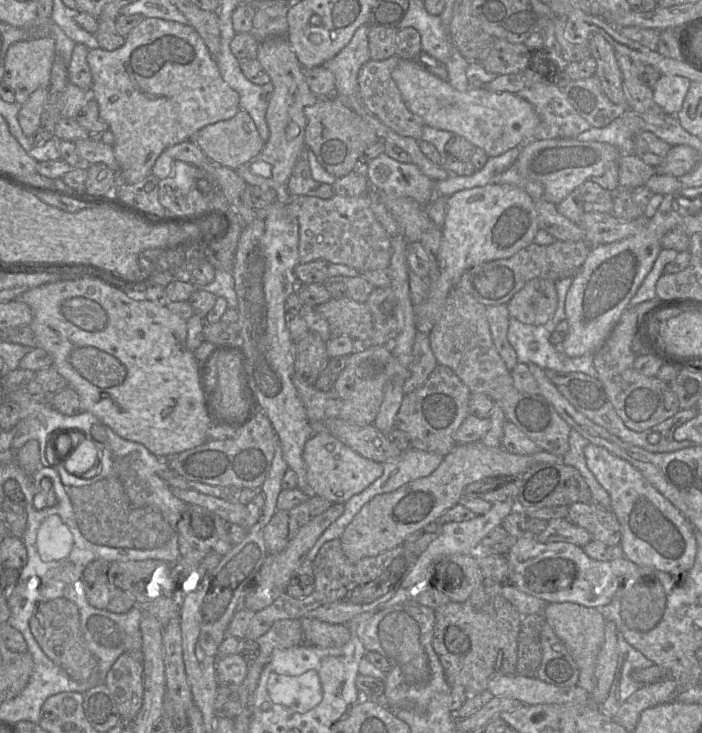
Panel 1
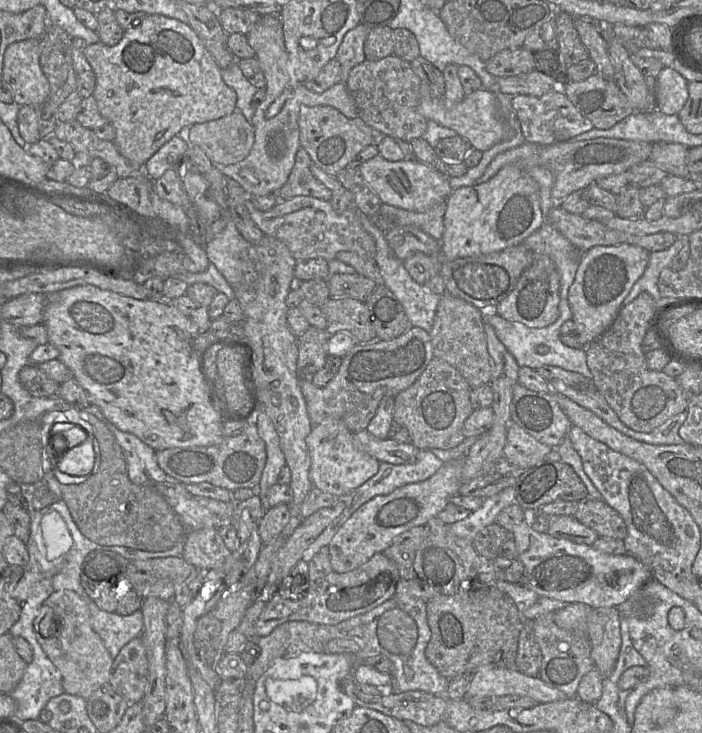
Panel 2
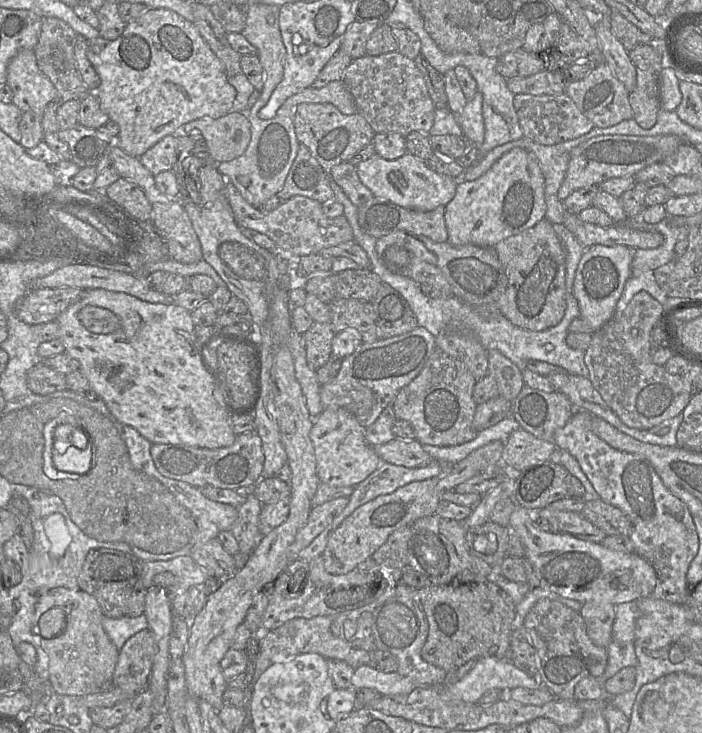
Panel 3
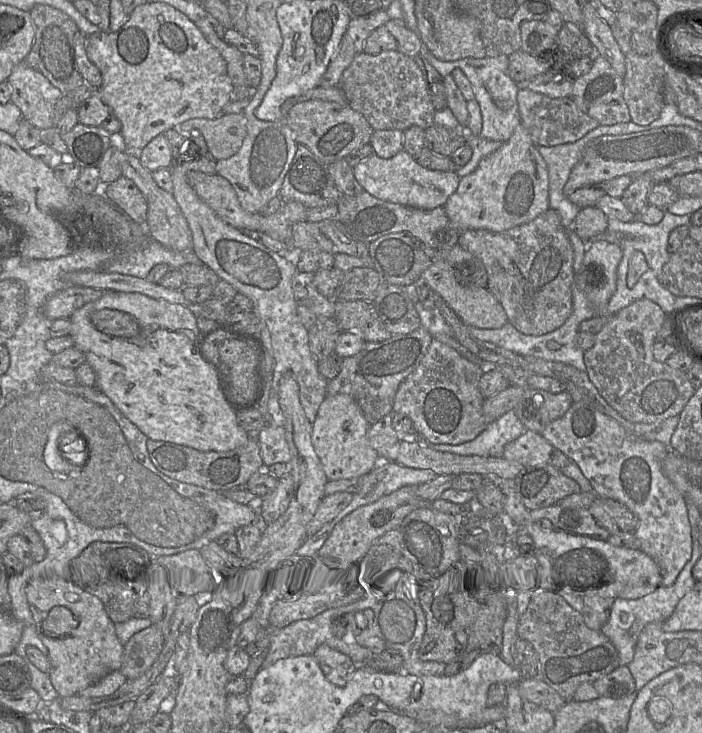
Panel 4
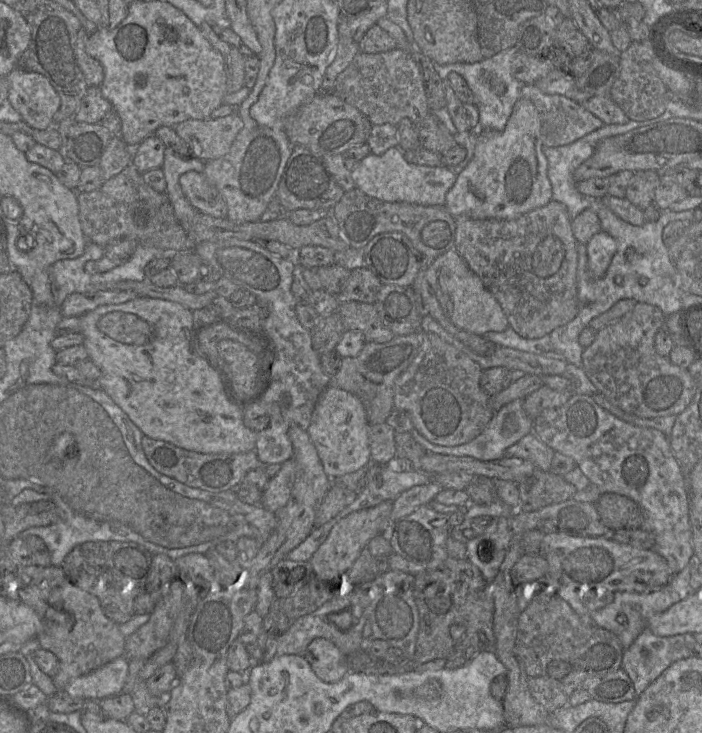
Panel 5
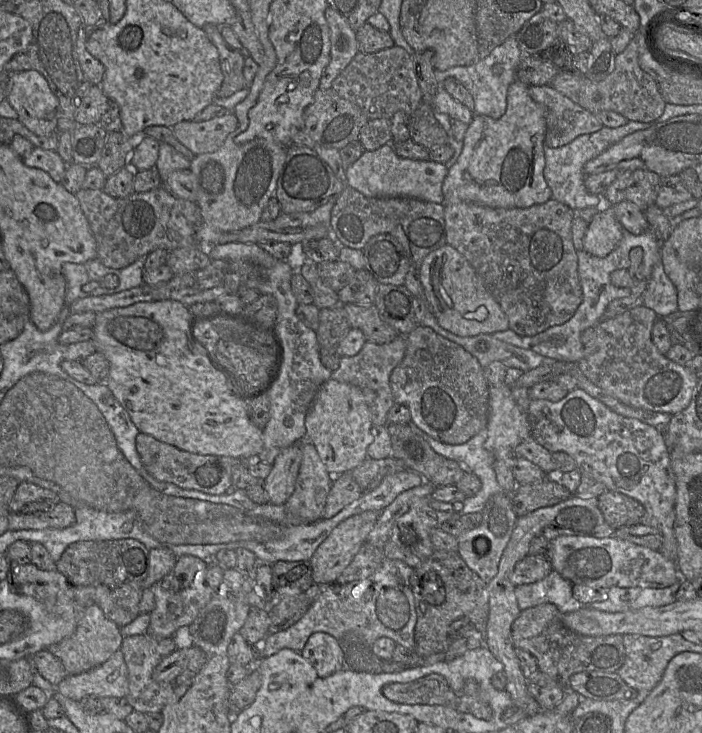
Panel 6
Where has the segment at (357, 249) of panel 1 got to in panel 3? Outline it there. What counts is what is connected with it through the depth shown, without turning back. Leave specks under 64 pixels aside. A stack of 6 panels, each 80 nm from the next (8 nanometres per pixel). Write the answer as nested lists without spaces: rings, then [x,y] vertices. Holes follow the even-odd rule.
[[[229,183],[226,186],[226,197],[238,226],[267,235],[275,242],[278,251],[288,257],[288,260],[318,254],[324,248],[354,240],[352,228],[344,215],[328,218],[322,211],[321,203],[305,196],[294,196],[282,201],[270,212],[260,212]]]

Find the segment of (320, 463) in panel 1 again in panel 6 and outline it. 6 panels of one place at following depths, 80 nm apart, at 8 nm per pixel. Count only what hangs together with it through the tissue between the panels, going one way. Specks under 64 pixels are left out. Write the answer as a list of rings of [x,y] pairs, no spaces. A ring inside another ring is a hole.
[[[332,378],[320,386],[305,417],[306,440],[314,445],[329,474],[351,472],[367,459],[371,428],[370,411],[362,391]]]

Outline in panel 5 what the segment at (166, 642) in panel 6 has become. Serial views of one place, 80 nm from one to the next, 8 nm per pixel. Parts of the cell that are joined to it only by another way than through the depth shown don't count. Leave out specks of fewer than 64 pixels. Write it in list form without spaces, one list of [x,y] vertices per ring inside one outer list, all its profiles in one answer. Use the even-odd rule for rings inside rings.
[[[132,659],[128,661],[129,672],[121,693],[130,693],[135,704],[136,711],[145,713],[156,706],[162,706],[165,697],[156,697],[150,694],[146,681],[138,678],[138,672],[144,666],[145,659]]]

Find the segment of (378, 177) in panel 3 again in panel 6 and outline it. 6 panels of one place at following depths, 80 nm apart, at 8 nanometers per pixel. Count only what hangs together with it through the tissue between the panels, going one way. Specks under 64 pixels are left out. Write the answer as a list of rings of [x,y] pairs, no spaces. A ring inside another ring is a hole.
[[[391,144],[367,151],[346,168],[346,185],[372,198],[408,197],[426,202],[444,202],[442,185],[448,173],[445,164],[435,161],[414,160],[400,157]]]

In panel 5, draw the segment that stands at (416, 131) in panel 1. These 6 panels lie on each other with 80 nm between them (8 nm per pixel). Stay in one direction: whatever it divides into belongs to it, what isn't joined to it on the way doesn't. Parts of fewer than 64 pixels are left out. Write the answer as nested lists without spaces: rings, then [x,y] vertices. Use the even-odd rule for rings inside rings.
[[[399,47],[375,54],[359,52],[349,66],[337,76],[334,93],[362,112],[372,125],[390,123],[397,126],[404,118],[408,118],[412,122],[418,122],[431,112],[420,70],[411,53]]]

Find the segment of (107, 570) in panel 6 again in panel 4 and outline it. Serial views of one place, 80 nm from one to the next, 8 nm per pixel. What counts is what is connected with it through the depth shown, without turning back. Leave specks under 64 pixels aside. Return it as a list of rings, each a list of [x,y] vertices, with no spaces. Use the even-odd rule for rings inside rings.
[[[92,542],[75,557],[72,572],[67,575],[90,588],[100,599],[105,613],[114,623],[118,623],[133,616],[133,596],[145,586],[152,570],[153,558],[135,544]]]

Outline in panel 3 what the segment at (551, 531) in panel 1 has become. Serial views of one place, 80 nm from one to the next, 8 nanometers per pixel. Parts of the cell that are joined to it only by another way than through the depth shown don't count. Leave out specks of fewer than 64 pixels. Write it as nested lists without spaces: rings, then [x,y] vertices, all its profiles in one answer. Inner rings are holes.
[[[544,507],[537,511],[540,517],[548,520],[552,532],[566,533],[582,540],[601,542],[606,534],[587,520],[580,512],[559,511]]]

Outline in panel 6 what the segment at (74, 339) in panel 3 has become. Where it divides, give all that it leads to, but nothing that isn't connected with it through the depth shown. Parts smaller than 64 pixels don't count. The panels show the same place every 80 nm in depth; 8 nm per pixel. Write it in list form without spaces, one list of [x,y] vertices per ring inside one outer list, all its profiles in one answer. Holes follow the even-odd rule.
[[[175,300],[139,302],[127,307],[118,307],[96,313],[95,324],[92,327],[92,340],[96,351],[102,353],[109,362],[109,373],[104,383],[111,390],[121,406],[127,411],[137,429],[158,441],[173,445],[181,450],[201,455],[215,455],[237,458],[243,461],[254,460],[263,447],[263,429],[255,426],[248,415],[248,403],[237,398],[230,390],[225,376],[216,370],[209,362],[204,349],[192,335],[193,318],[189,308]]]

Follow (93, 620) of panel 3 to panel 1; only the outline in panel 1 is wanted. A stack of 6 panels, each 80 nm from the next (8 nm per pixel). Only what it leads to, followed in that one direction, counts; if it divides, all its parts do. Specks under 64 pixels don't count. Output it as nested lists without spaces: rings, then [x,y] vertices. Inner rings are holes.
[[[63,597],[43,602],[38,606],[29,624],[43,652],[73,680],[86,682],[93,673],[97,673],[98,660],[87,647],[80,626],[79,610],[75,603]]]

